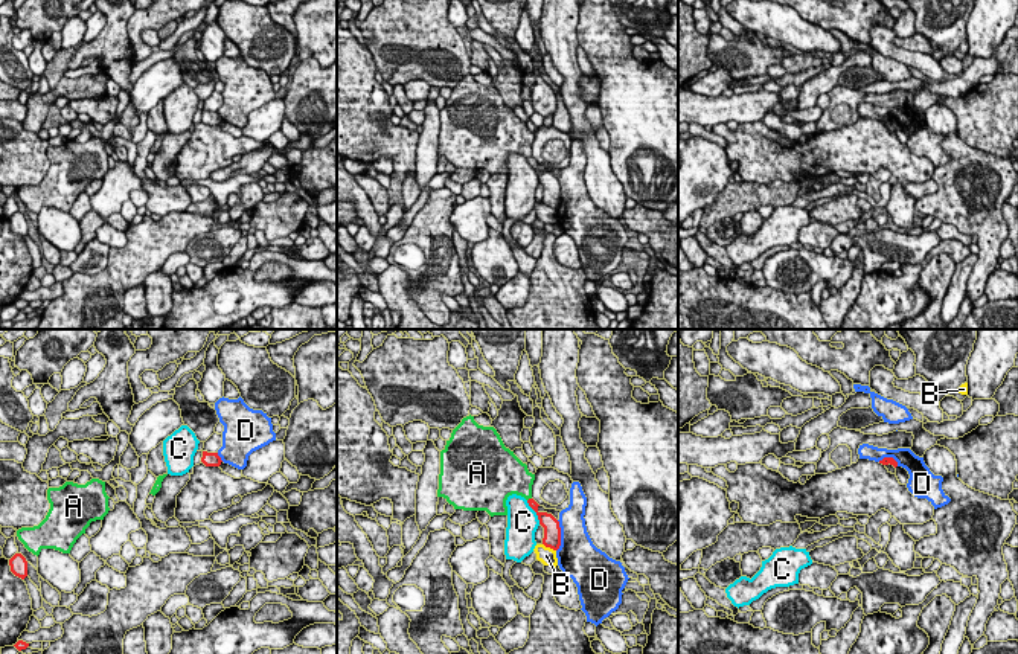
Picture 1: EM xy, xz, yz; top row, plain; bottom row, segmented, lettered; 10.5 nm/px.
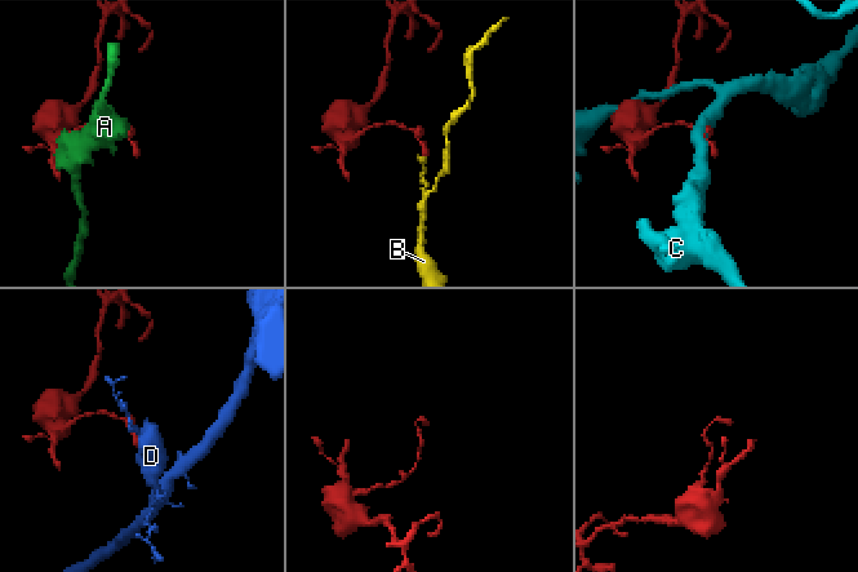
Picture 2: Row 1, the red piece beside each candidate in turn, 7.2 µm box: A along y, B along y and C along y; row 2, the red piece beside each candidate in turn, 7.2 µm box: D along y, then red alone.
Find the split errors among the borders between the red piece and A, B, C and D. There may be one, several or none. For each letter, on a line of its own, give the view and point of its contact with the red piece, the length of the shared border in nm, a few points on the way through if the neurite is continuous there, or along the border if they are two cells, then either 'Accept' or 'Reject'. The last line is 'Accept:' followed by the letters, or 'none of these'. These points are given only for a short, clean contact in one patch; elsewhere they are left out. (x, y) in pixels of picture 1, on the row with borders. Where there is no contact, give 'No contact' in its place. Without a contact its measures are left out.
A: Touches red at xz (529, 499). Shared border 60 nm. Reject
B: Touches red at xz (549, 546). Shared border 170 nm. Boundary: xz (543, 543), (555, 551). Reject
C: Touches red at xz (535, 511). Shared border 300 nm. Reject
D: Touches red at xz (560, 535). Shared border 340 nm. Reject
Accept: none of these

